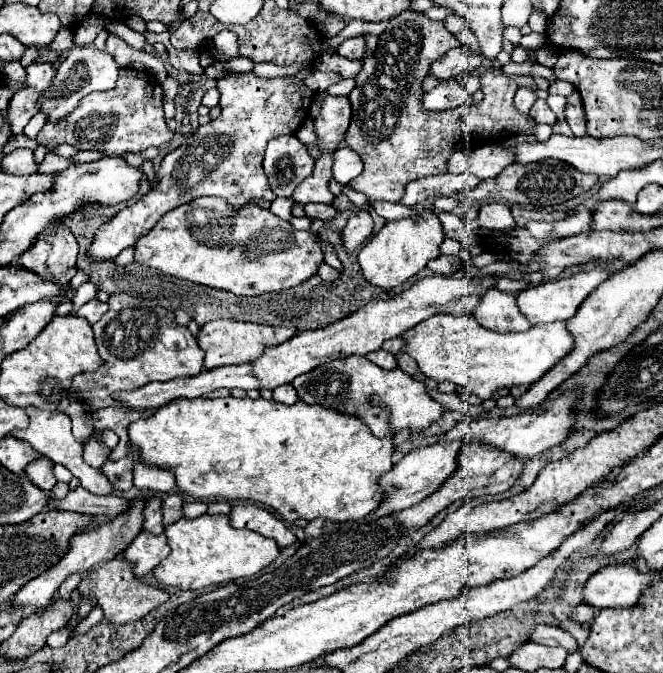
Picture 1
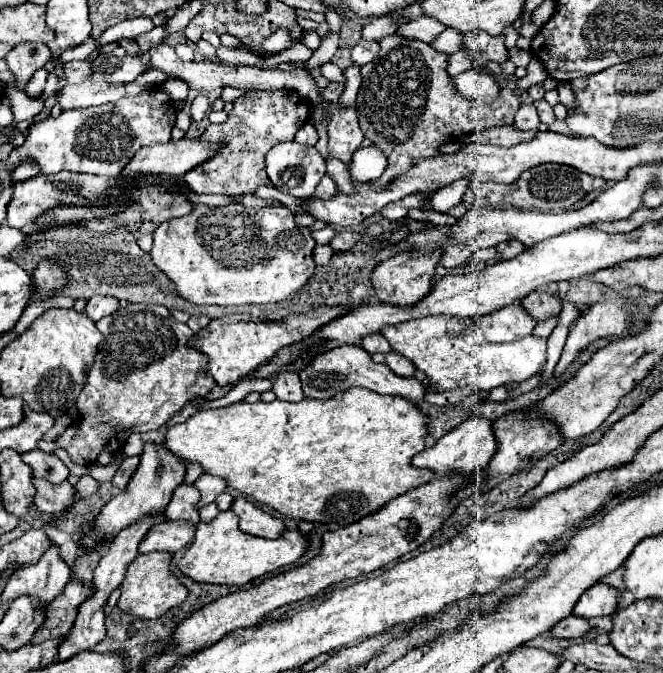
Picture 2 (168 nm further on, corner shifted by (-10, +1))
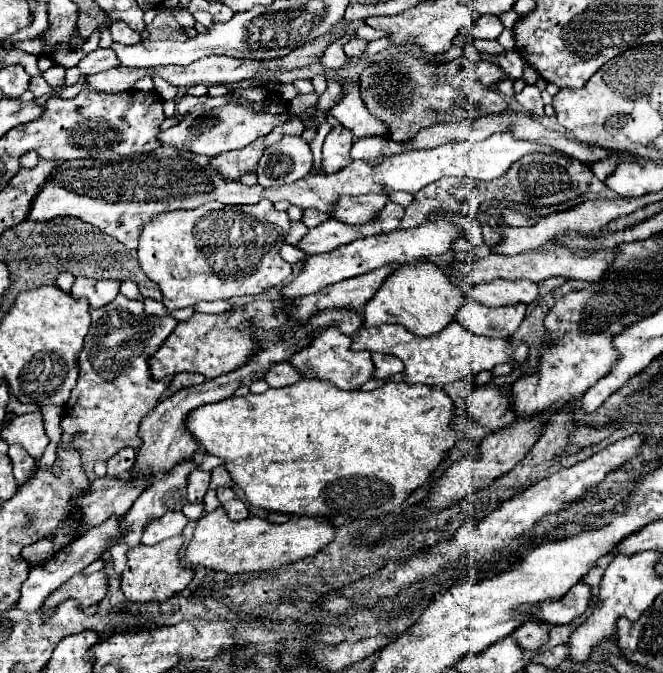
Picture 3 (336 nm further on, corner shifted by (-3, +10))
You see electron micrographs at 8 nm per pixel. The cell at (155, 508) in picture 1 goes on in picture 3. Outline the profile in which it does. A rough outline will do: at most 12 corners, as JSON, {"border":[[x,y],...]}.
{"border":[[200,468],[188,476],[188,500],[202,502],[210,472]]}

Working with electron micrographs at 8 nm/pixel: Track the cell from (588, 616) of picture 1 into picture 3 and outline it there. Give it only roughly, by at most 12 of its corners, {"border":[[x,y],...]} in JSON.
{"border":[[528,620],[512,632],[524,650],[538,650],[548,640],[548,624]]}

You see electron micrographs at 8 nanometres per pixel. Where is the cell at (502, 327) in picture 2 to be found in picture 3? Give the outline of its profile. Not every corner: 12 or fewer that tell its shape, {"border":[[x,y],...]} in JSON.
{"border":[[466,298],[458,322],[472,334],[510,338],[526,304],[486,308]]}

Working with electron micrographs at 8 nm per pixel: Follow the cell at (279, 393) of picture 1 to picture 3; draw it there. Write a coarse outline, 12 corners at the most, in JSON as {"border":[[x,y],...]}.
{"border":[[290,362],[272,364],[264,380],[272,388],[284,388],[300,380]]}

